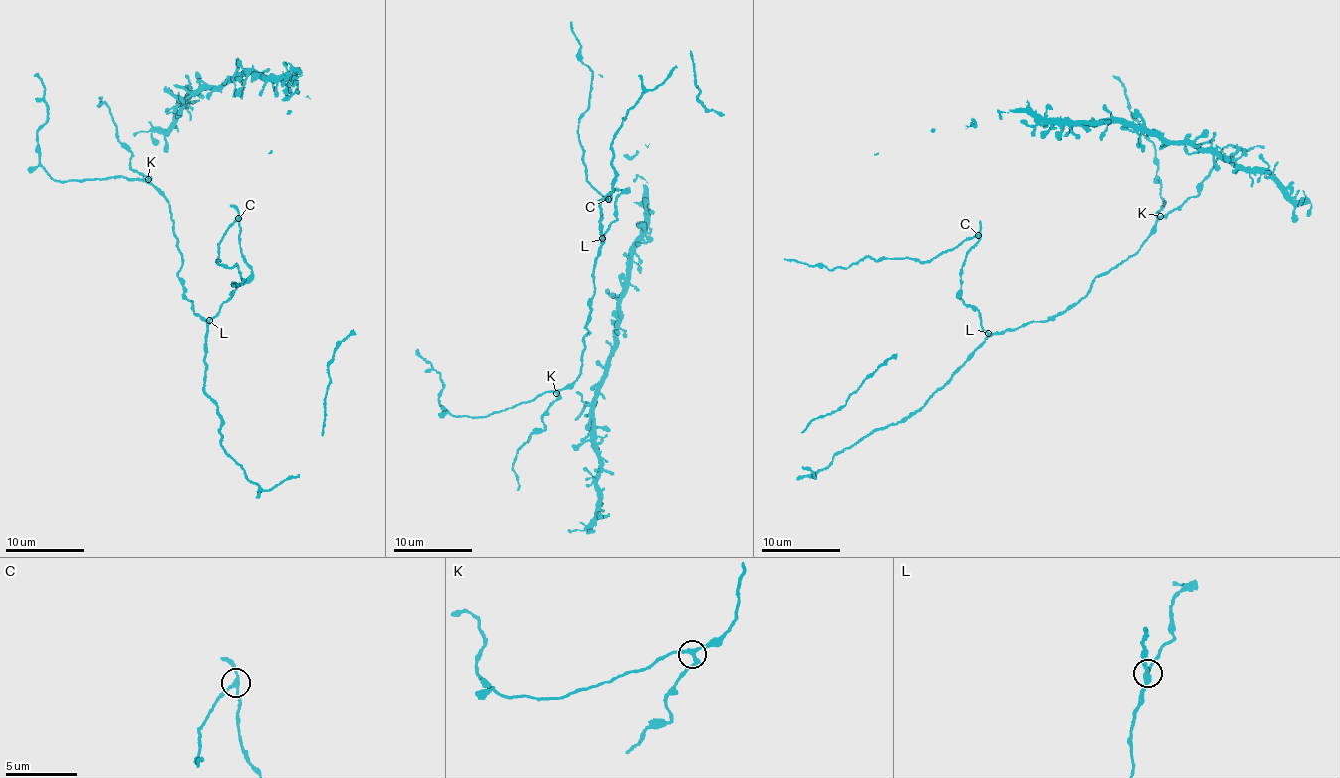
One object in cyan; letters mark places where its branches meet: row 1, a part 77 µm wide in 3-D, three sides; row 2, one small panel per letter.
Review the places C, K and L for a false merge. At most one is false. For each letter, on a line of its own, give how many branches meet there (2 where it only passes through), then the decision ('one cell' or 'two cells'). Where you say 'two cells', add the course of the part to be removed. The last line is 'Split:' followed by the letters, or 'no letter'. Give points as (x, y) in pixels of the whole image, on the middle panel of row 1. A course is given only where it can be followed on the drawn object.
C: 3 branches meet; two cells; foreign part runs (608, 199), (590, 184), (584, 161), (577, 126), (589, 99), (591, 71), (582, 61), (571, 22)
K: 3 branches meet; one cell
L: 3 branches meet; one cell
Split: C

